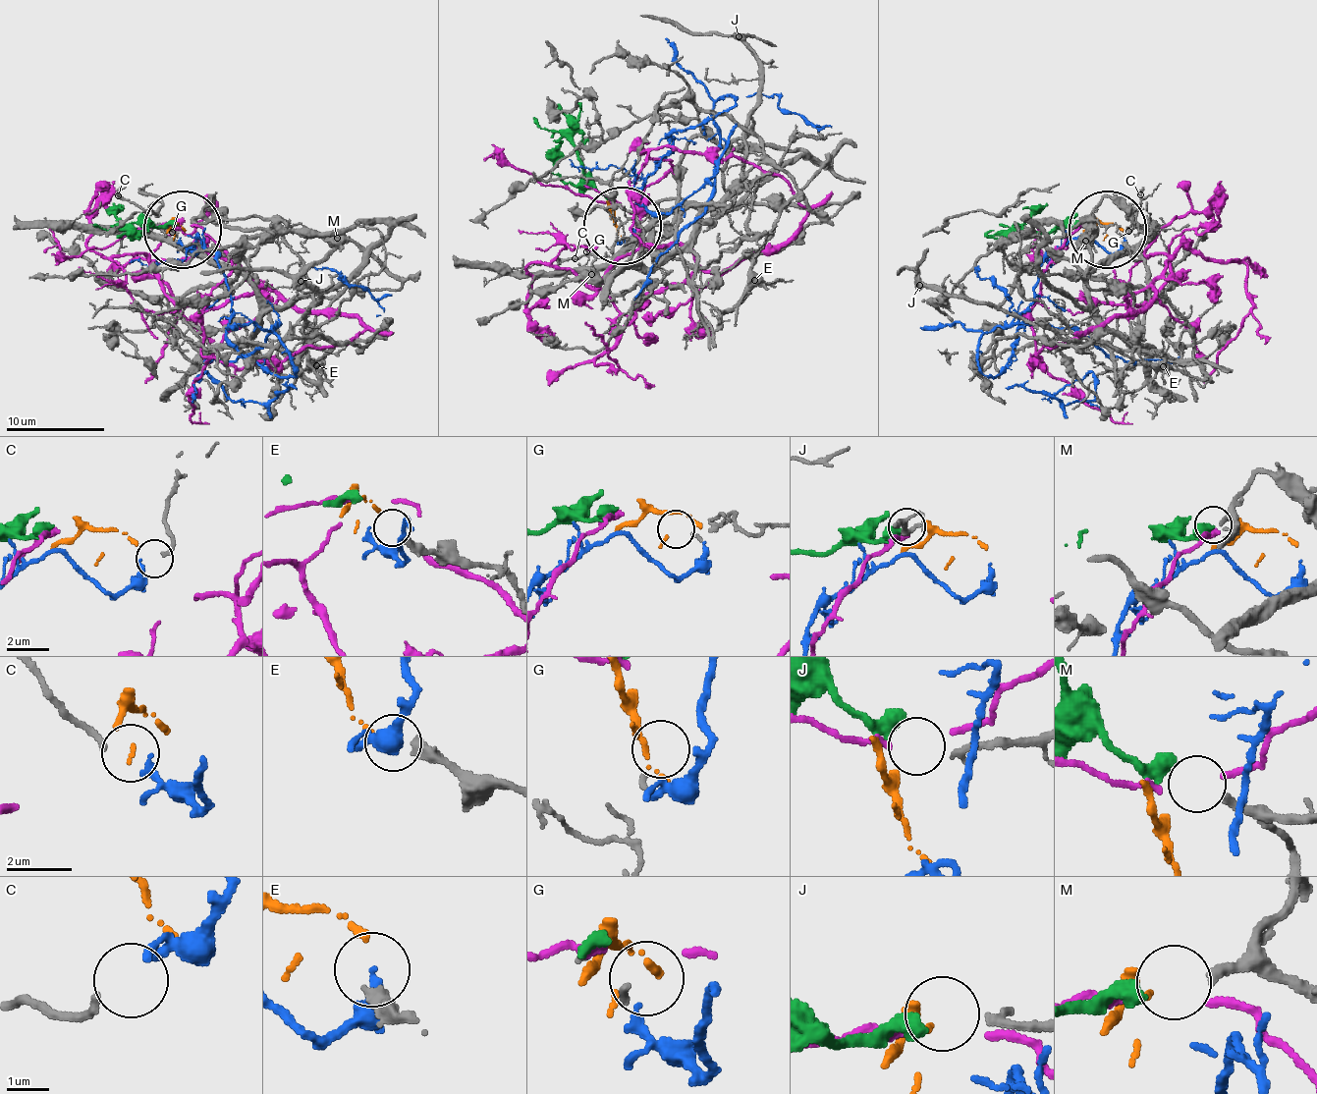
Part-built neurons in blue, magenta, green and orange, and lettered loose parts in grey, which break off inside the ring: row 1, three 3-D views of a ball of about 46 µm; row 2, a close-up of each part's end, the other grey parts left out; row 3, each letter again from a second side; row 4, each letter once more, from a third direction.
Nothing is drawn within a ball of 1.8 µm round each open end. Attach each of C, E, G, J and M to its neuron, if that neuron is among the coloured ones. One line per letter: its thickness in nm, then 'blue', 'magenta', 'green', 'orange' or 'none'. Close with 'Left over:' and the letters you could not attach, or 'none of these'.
C: 180 nm thick; blue
E: 420 nm thick; orange
G: 130 nm thick; none
J: 220 nm thick; none
M: 260 nm thick; green
Left over: G, J

